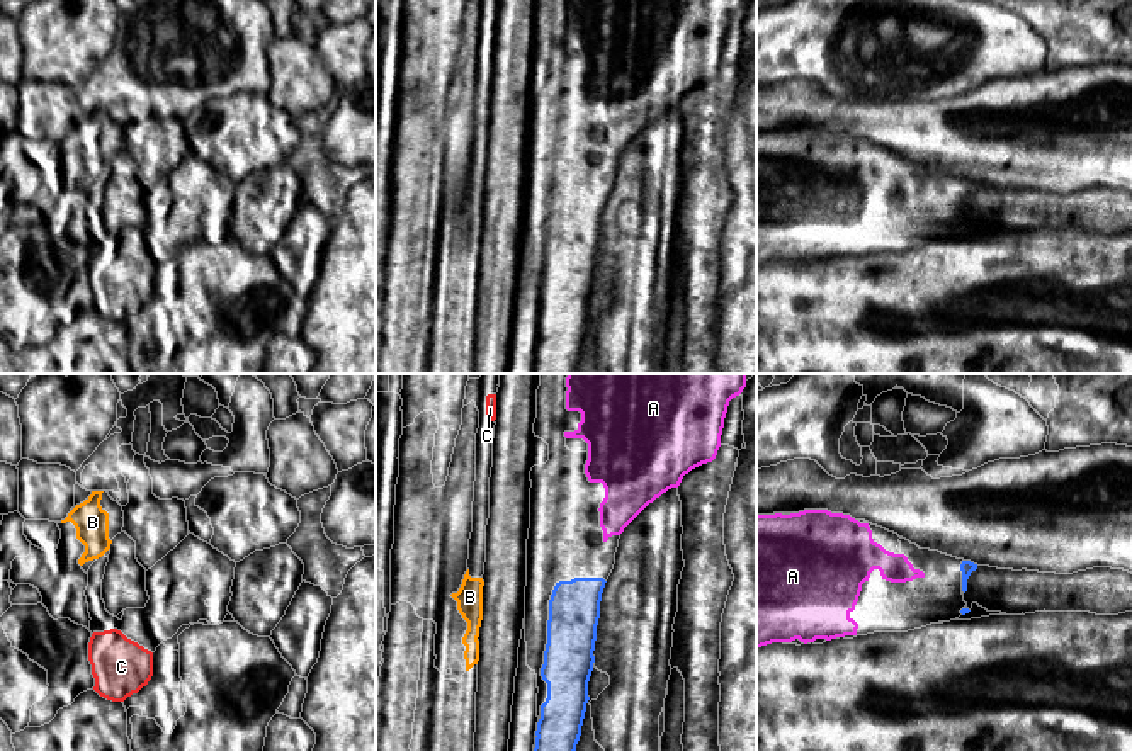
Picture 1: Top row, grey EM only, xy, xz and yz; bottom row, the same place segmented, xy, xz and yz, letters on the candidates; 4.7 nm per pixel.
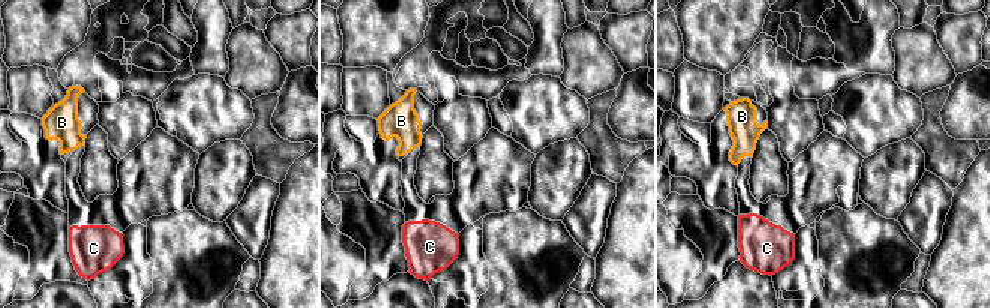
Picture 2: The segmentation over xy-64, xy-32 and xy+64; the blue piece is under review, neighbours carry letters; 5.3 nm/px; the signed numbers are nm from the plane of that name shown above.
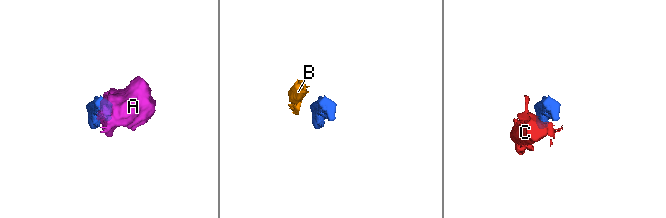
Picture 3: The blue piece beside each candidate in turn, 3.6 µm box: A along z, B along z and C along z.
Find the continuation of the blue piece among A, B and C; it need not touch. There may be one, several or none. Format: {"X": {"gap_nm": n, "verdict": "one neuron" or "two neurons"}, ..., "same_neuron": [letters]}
{"A": {"gap_nm": 180, "verdict": "one neuron"}, "B": {"gap_nm": 300, "verdict": "two neurons"}, "C": {"gap_nm": 800, "verdict": "two neurons"}, "same_neuron": ["A"]}

